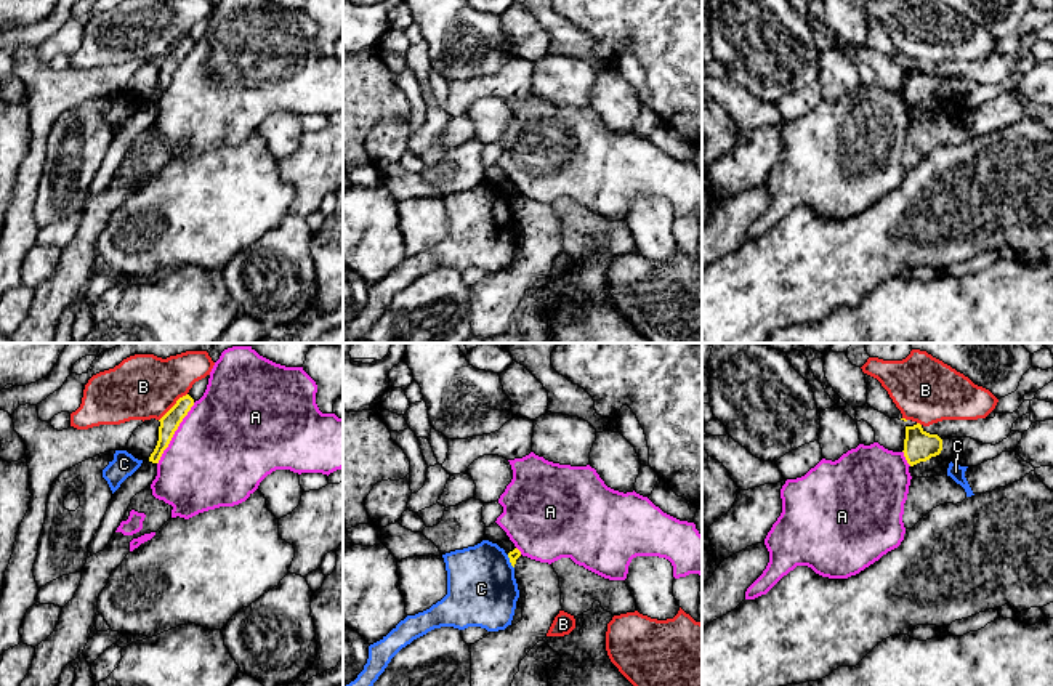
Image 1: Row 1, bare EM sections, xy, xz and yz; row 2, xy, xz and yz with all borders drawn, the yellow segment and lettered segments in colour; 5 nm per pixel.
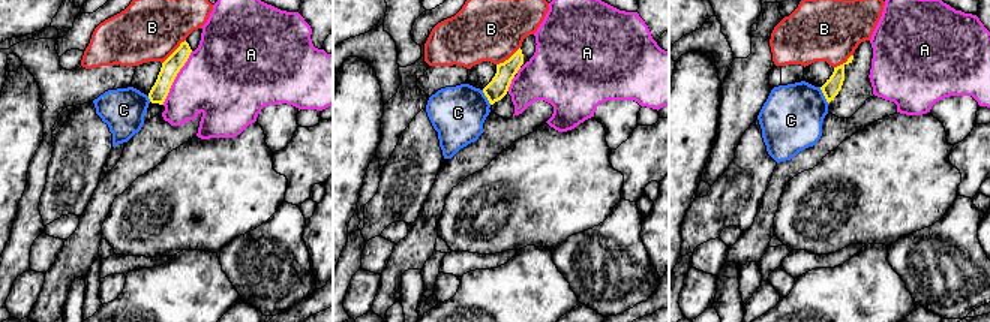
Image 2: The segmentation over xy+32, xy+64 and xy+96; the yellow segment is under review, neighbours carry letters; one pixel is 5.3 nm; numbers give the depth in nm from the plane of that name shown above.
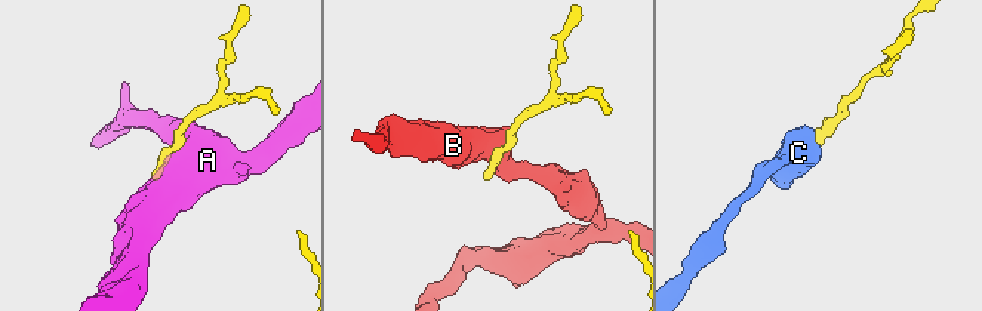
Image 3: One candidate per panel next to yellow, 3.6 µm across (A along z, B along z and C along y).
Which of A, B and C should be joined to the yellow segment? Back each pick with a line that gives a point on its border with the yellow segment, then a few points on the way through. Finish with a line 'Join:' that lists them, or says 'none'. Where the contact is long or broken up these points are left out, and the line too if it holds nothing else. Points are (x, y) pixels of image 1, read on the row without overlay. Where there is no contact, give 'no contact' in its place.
Join: none

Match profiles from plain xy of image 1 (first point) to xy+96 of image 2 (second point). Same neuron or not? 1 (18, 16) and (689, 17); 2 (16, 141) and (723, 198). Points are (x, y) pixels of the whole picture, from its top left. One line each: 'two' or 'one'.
1: one
2: two

